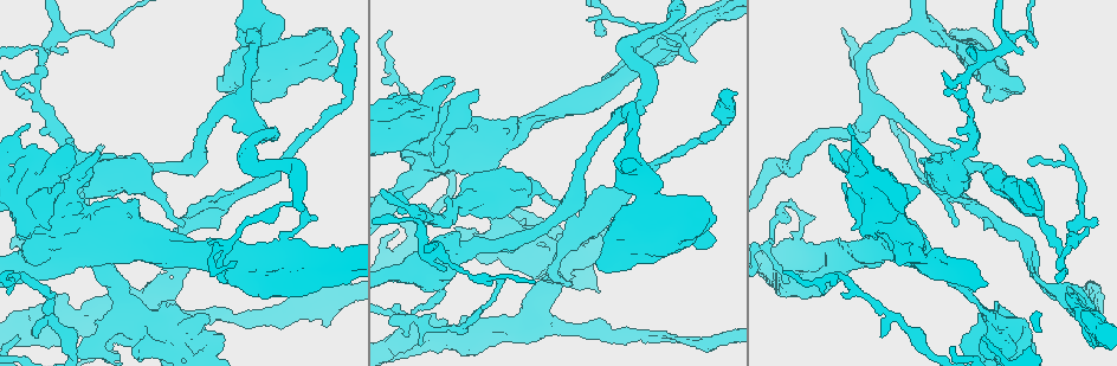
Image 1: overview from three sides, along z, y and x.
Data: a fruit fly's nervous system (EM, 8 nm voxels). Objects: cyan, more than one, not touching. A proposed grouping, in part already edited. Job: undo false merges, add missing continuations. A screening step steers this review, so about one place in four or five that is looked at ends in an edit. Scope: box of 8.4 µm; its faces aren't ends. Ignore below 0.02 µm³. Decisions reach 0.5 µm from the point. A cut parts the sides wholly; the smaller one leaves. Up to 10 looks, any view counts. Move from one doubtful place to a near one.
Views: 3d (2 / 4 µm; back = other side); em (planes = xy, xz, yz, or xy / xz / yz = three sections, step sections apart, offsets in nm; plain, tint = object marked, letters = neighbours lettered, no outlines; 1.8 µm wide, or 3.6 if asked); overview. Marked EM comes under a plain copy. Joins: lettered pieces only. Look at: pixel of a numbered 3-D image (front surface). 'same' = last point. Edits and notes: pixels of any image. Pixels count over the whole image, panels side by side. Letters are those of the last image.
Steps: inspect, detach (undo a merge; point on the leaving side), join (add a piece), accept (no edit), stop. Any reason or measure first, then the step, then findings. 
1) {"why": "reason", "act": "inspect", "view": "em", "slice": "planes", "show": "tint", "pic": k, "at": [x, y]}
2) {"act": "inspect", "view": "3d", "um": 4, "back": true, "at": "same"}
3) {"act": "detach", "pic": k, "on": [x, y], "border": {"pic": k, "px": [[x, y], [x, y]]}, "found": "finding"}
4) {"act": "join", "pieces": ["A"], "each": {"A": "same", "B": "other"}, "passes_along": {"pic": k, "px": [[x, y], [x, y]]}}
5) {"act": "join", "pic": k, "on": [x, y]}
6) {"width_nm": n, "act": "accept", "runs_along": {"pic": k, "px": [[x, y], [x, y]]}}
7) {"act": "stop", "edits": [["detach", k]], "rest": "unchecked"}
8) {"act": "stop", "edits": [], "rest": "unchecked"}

{"why": "branch stops here", "act": "inspect", "view": "3d", "um": 2, "pic": 1, "at": [240, 49]}

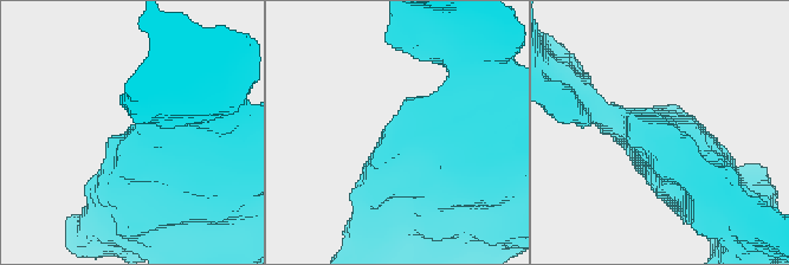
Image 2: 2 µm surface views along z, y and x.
{"act": "inspect", "view": "em", "slice": "xy", "step": 8, "show": "letters", "pic": 2, "at": [126, 136]}

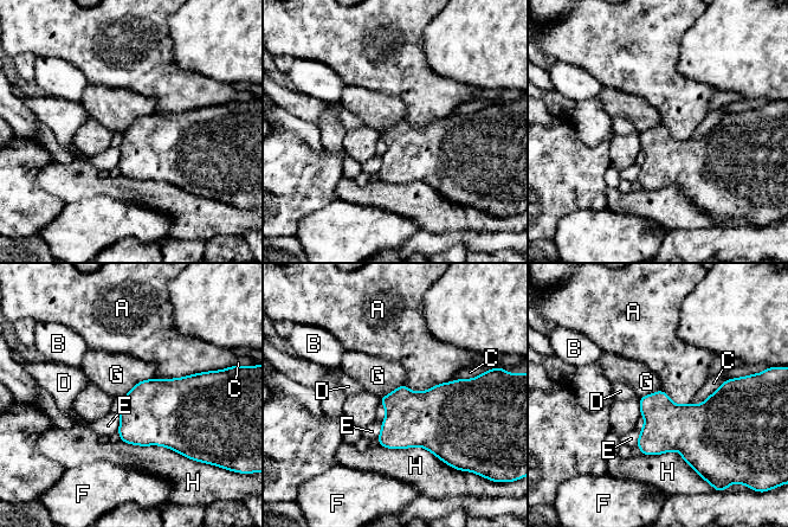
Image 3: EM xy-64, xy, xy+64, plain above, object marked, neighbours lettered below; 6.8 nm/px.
{"why": "another direction", "act": "inspect", "view": "em", "slice": "xz", "step": 16, "show": "letters", "at": "same"}

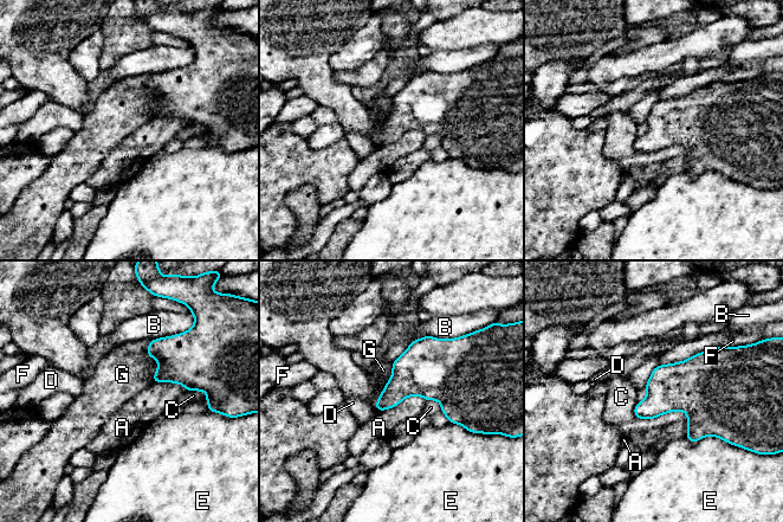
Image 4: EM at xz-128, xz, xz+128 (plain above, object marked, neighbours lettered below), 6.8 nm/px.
{"act": "accept", "each": {"A": "other", "B": "other", "C": "other", "D": "other", "E": "other", "F": "other", "G": "other"}, "border": {"pic": 4, "px": [[392, 363], [377, 411]]}, "found": "none of them fits"}

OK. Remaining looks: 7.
{"why": "thin end", "act": "inspect", "view": "em", "slice": "planes", "show": "letters", "pic": 1, "at": [787, 283]}

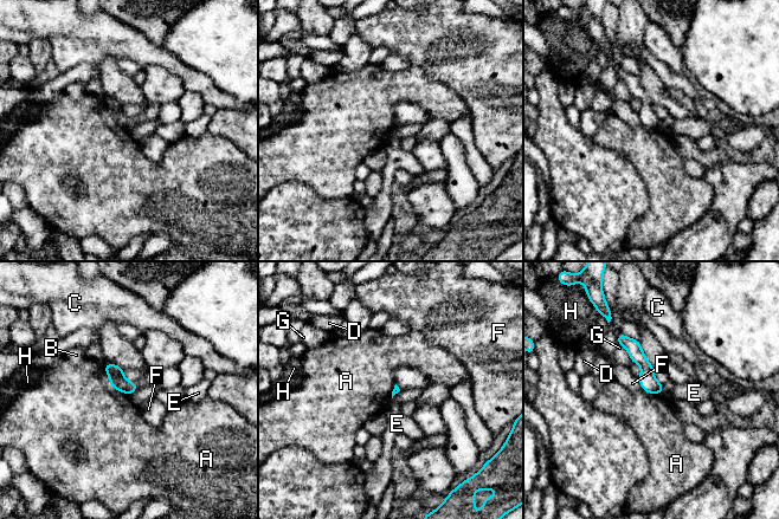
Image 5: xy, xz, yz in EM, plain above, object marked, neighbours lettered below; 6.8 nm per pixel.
{"longest_contact_nm": ["A", 260], "act": "accept", "each": {"A": "other", "B": "other", "C": "other", "D": "other", "E": "other", "F": "other", "G": "other", "H": "other"}, "border": {"pic": 5, "px": [[103, 365], [109, 383], [128, 395]]}, "found": "none of them fits"}

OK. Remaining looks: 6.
{"why": "branch stops here", "act": "inspect", "view": "3d", "um": 4, "pic": 1, "at": [227, 193]}

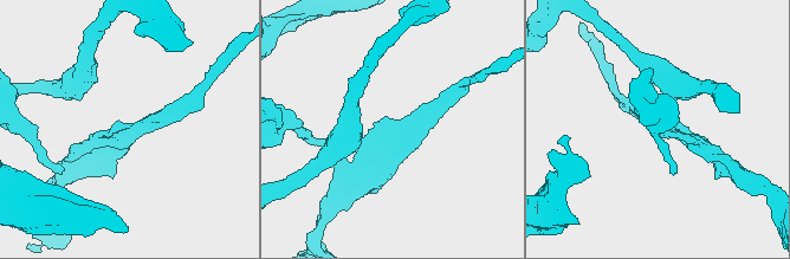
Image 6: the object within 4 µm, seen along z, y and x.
{"act": "inspect", "view": "em", "slice": "xy", "step": 8, "show": "letters", "pic": 6, "at": [126, 125]}

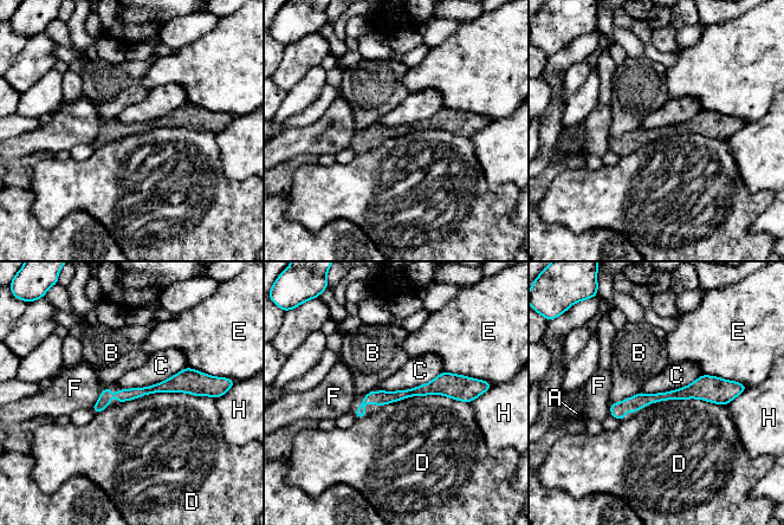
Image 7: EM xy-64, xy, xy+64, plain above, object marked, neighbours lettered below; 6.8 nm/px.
{"act": "inspect", "view": "em", "slice": "planes", "show": "letters", "at": "same"}

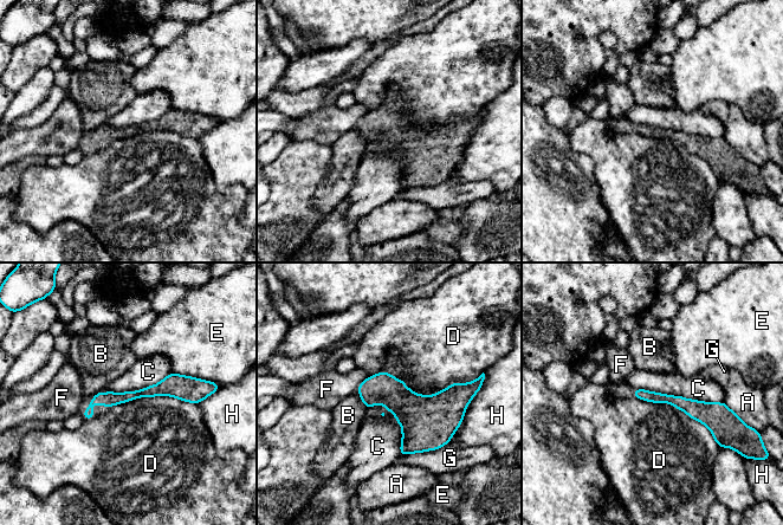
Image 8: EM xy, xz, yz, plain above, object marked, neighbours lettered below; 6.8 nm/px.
{"longest_contact_nm": ["D", 700], "act": "accept", "each": {"A": "other", "B": "other", "C": "other", "D": "other", "E": "other", "F": "other", "G": "other", "H": "other"}, "found": "no lettered piece goes on from it"}

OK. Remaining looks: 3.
{"act": "inspect", "view": "3d", "um": 4, "back": true, "pic": 1, "at": [681, 341]}

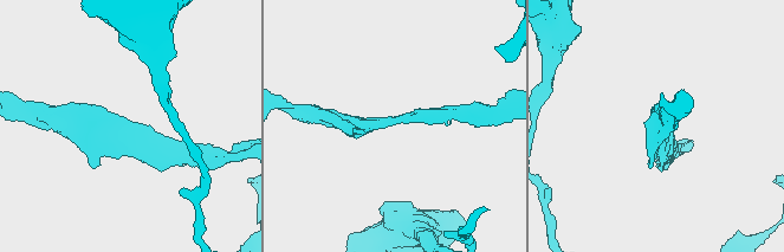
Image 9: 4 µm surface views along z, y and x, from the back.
{"why": "now the EM", "act": "inspect", "view": "em", "slice": "planes", "show": "letters", "pic": 9, "at": [130, 123]}

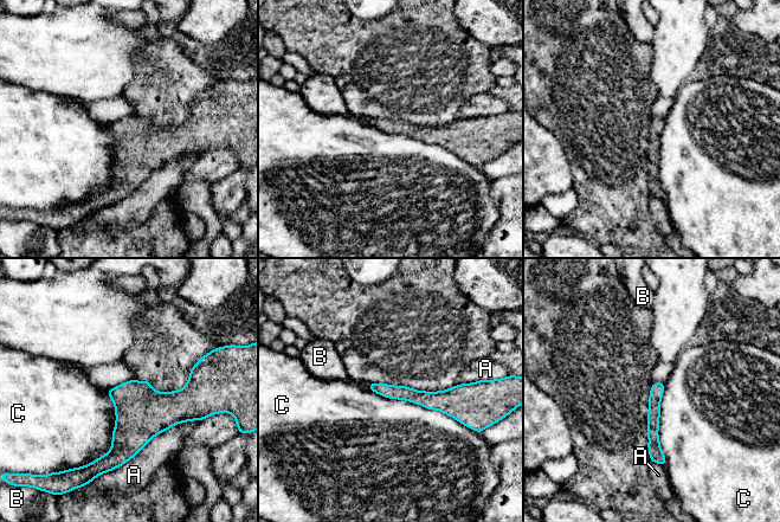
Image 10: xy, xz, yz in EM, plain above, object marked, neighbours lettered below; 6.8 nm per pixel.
{"width_nm": 90, "longest_contact_nm": ["A", 700], "act": "accept", "each": {"A": "other", "B": "other", "C": "other"}, "found": "no lettered piece goes on from it"}

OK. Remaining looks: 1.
{"act": "stop", "edits": [], "rest": "unchecked"}

